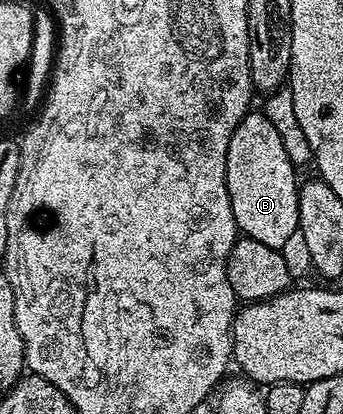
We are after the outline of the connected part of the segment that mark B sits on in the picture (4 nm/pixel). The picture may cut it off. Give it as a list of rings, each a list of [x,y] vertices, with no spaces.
[[[250,111],[234,127],[234,135],[230,135],[230,147],[226,151],[226,187],[230,195],[230,207],[234,211],[236,228],[250,239],[258,239],[258,243],[266,243],[266,247],[283,250],[284,244],[291,237],[297,236],[298,223],[298,180],[296,169],[292,166],[292,157],[288,154],[288,145],[280,134],[280,129],[264,113]]]

